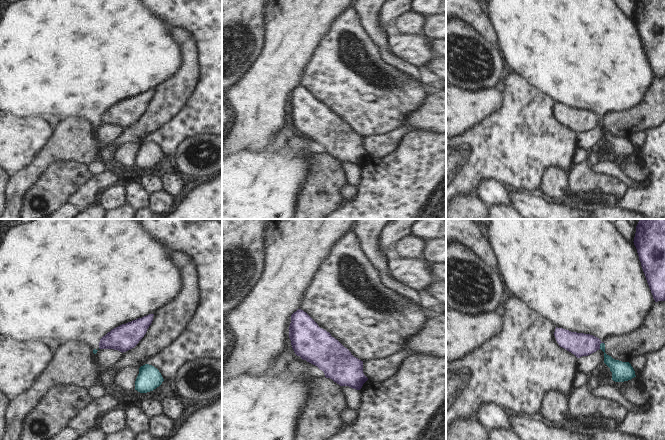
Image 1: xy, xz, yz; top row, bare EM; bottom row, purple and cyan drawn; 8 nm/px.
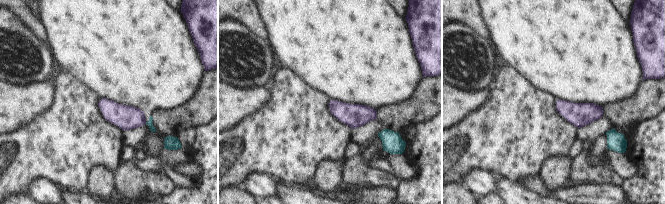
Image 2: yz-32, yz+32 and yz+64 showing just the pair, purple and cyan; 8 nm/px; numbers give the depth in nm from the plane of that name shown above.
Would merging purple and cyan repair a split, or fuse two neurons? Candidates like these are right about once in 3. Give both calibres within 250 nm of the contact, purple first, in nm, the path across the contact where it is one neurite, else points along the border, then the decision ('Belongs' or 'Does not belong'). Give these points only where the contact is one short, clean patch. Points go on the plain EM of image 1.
Thickness 190 nm (purple) against 140 nm. Boundary: yz (603, 118), (599, 124). Does not belong.

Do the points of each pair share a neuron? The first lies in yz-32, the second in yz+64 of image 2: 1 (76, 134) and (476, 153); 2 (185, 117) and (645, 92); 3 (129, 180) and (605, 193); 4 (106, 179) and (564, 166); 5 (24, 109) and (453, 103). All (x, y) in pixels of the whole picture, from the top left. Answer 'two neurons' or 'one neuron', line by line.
1: one neuron
2: one neuron
3: two neurons
4: one neuron
5: one neuron

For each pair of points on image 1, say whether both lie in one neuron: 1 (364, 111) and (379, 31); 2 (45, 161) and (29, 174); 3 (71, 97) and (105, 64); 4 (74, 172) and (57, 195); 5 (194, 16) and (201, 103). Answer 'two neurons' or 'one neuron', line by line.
1: two neurons
2: one neuron
3: one neuron
4: one neuron
5: one neuron

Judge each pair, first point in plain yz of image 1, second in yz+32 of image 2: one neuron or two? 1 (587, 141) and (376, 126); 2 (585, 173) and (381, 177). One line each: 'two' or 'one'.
1: one
2: one

